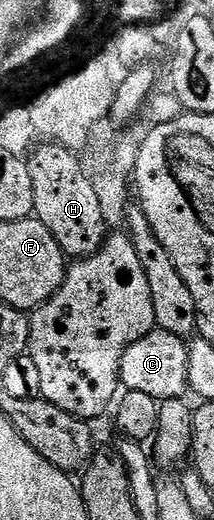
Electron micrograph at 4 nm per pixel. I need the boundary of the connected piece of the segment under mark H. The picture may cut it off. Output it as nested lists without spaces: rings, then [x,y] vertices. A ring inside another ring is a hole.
[[[44,141],[27,158],[29,176],[33,176],[33,204],[39,222],[53,232],[53,240],[68,259],[88,258],[99,252],[109,237],[109,224],[101,213],[97,192],[93,192],[91,174],[83,167],[76,151],[60,142]]]

